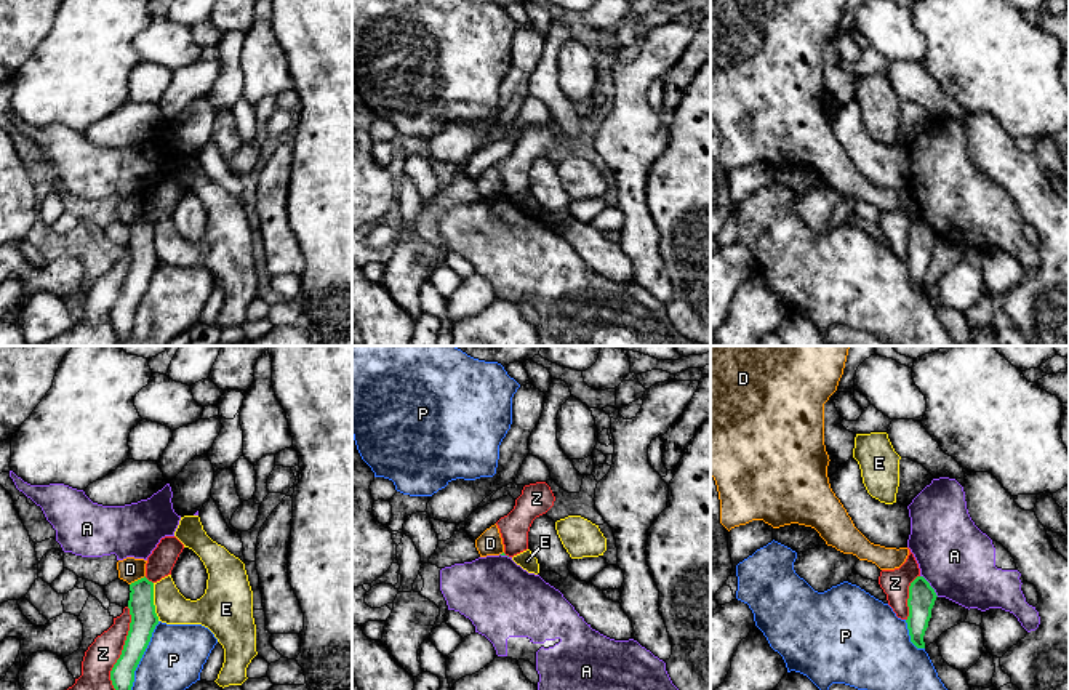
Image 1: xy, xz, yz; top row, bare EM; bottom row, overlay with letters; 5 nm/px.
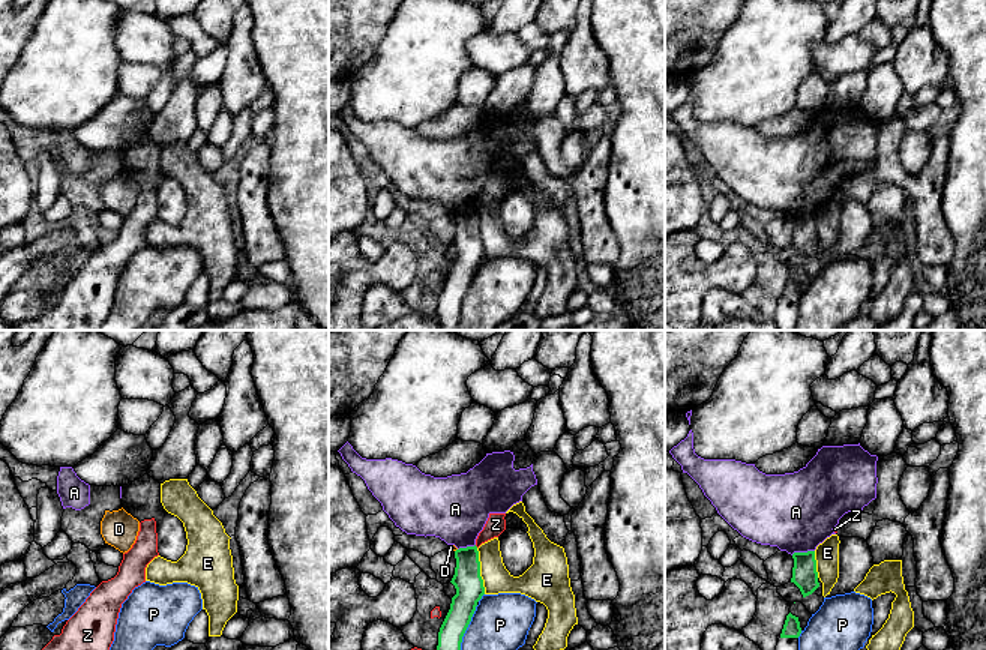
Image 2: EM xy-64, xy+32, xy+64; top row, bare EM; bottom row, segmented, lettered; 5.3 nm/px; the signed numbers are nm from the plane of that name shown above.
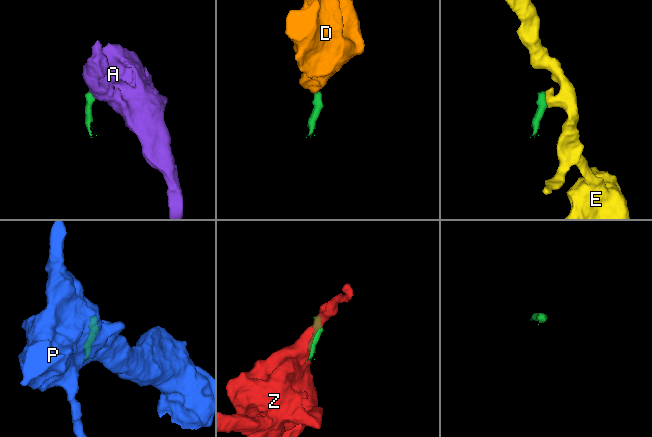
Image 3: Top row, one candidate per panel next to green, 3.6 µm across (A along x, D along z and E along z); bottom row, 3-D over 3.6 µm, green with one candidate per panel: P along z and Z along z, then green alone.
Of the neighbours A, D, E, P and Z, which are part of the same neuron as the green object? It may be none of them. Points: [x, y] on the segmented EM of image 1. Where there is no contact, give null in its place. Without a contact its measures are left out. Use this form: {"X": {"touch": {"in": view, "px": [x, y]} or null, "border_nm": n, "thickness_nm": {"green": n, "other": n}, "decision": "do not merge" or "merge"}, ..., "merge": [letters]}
{"A": {"touch": {"in": "yz", "px": [930, 586]}, "border_nm": 140, "thickness_nm": {"green": 140, "other": 380}, "decision": "do not merge"}, "D": {"touch": {"in": "xy", "px": [138, 580]}, "border_nm": 90, "thickness_nm": {"green": 130, "other": 120}, "decision": "do not merge"}, "E": {"touch": {"in": "xy", "px": [152, 602]}, "border_nm": 190, "thickness_nm": {"green": 130, "other": 170}, "decision": "do not merge"}, "P": {"touch": {"in": "xy", "px": [143, 653]}, "border_nm": 380, "thickness_nm": {"green": 130, "other": 300}, "decision": "do not merge"}, "Z": {"touch": {"in": "xy", "px": [124, 649]}, "border_nm": 420, "thickness_nm": {"green": 130, "other": 160}, "decision": "do not merge"}, "merge": []}

